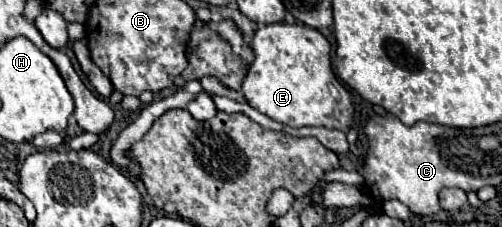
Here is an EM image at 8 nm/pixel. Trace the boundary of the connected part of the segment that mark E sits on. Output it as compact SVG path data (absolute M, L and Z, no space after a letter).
M272 23L262 25L250 45L256 59L242 83L242 91L254 109L290 127L320 125L348 131L354 107L348 91L332 71L330 43L320 31L298 23Z

